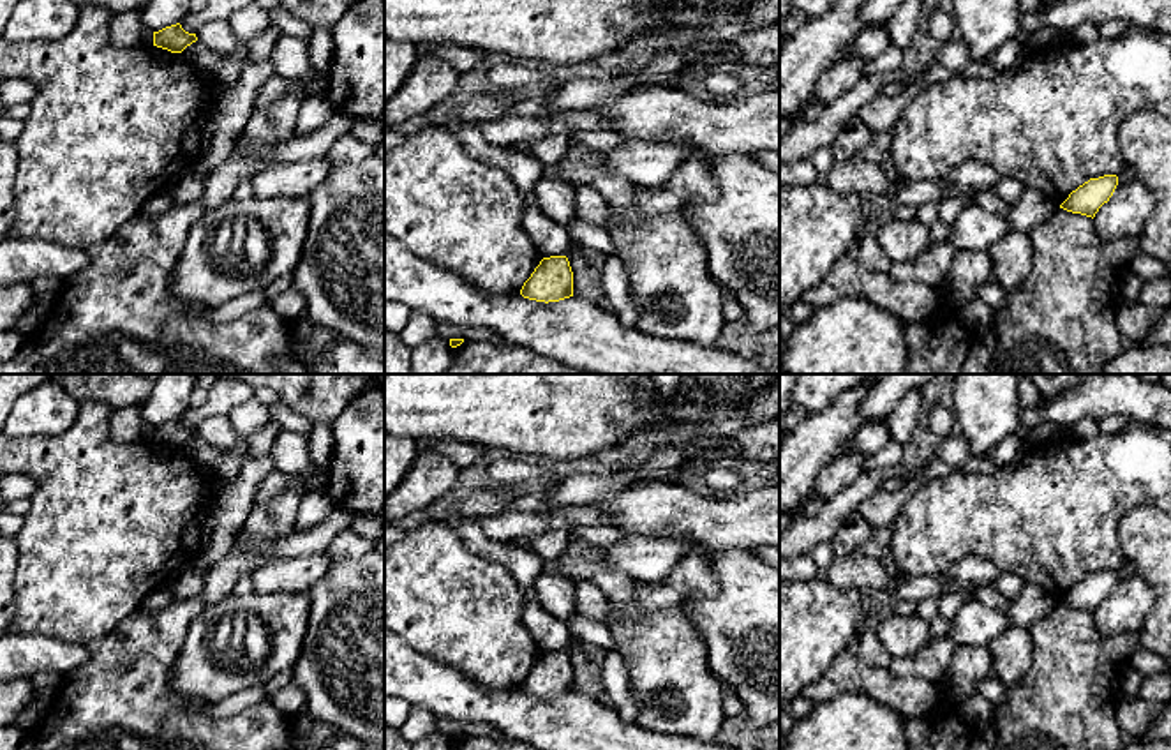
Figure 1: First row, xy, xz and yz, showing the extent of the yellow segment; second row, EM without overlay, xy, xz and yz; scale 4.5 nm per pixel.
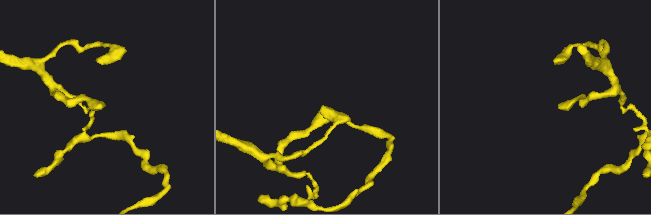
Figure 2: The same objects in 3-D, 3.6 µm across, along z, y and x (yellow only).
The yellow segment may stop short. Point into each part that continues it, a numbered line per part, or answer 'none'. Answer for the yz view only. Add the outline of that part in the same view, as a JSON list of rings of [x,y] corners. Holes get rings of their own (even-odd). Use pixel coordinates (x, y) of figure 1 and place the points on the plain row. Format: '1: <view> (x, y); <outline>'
none

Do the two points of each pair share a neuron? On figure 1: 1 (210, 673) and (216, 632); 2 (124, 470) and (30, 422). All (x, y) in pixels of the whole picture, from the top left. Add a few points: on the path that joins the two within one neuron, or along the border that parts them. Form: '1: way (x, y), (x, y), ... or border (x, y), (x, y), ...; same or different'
1: way (214, 662), (216, 643); same
2: border (80, 404), (76, 419), (64, 431), (18, 438); different

